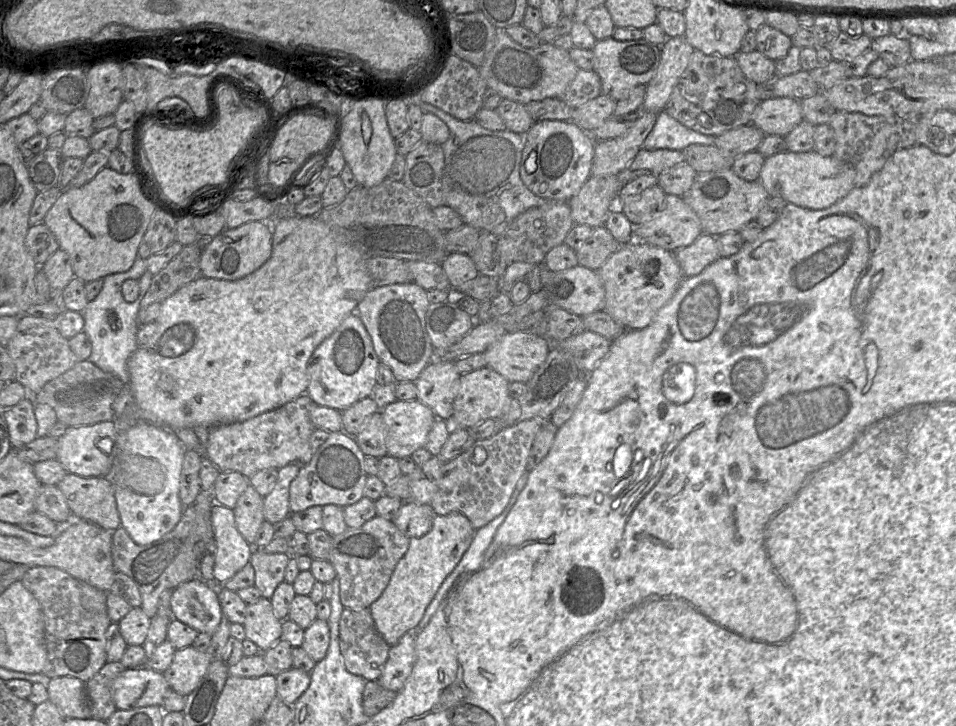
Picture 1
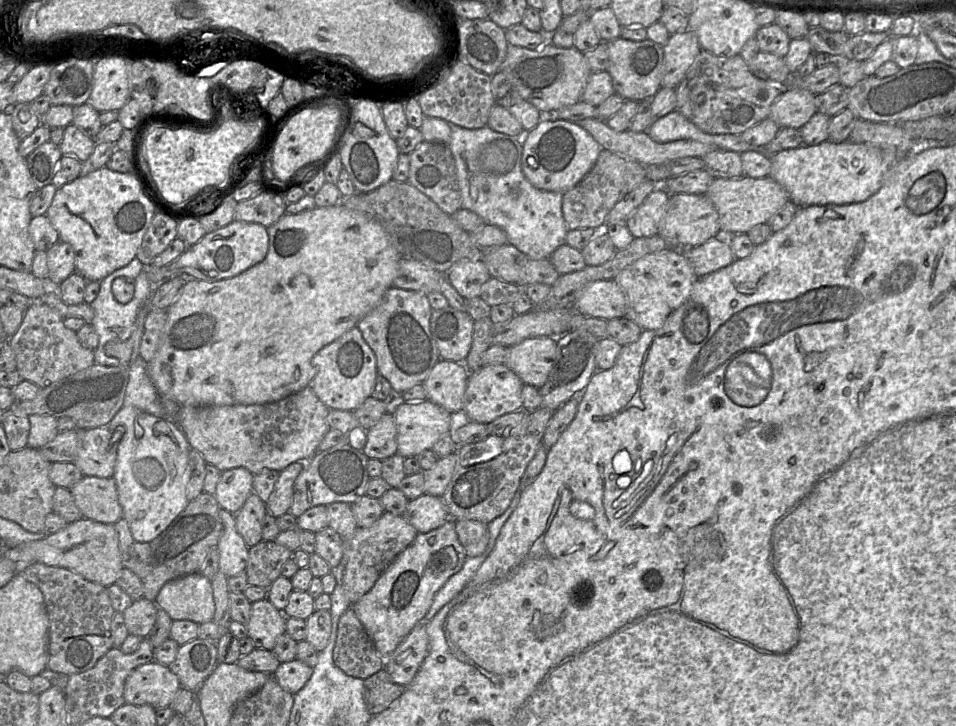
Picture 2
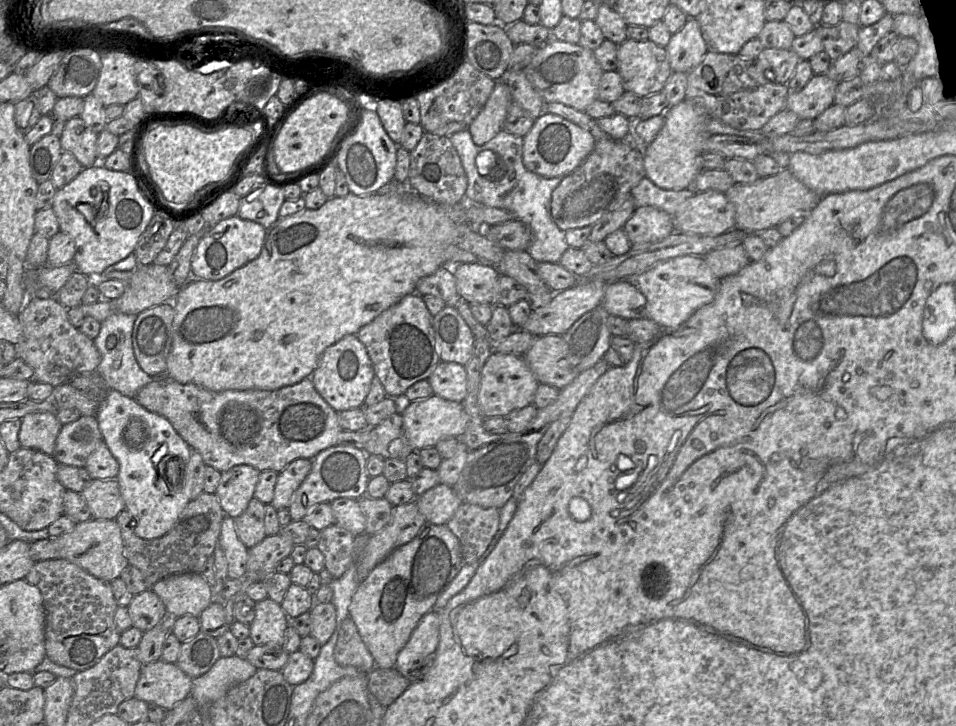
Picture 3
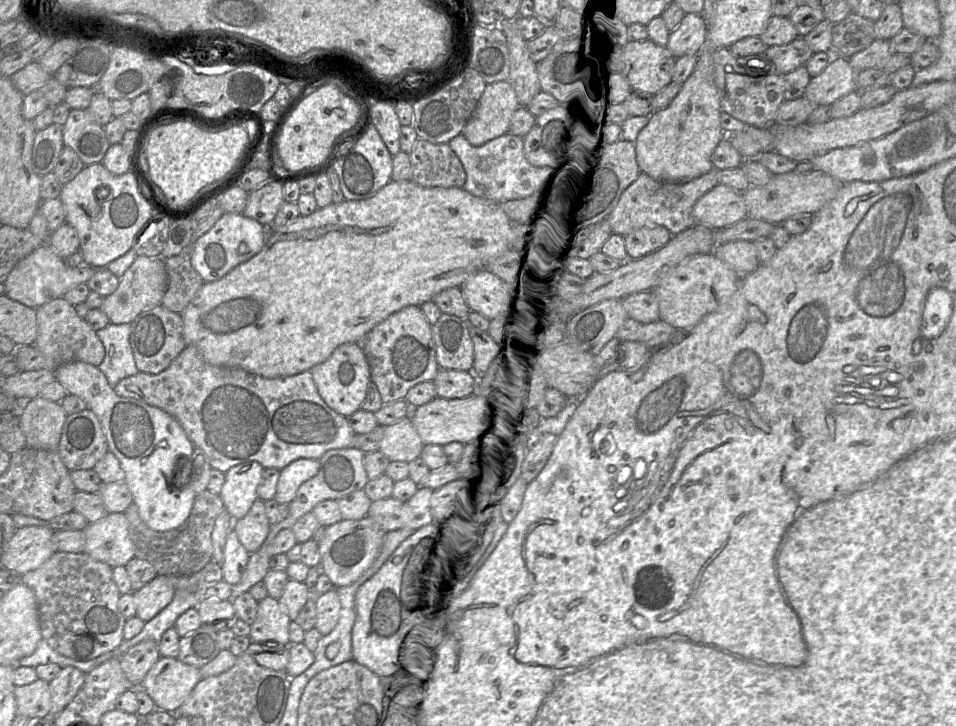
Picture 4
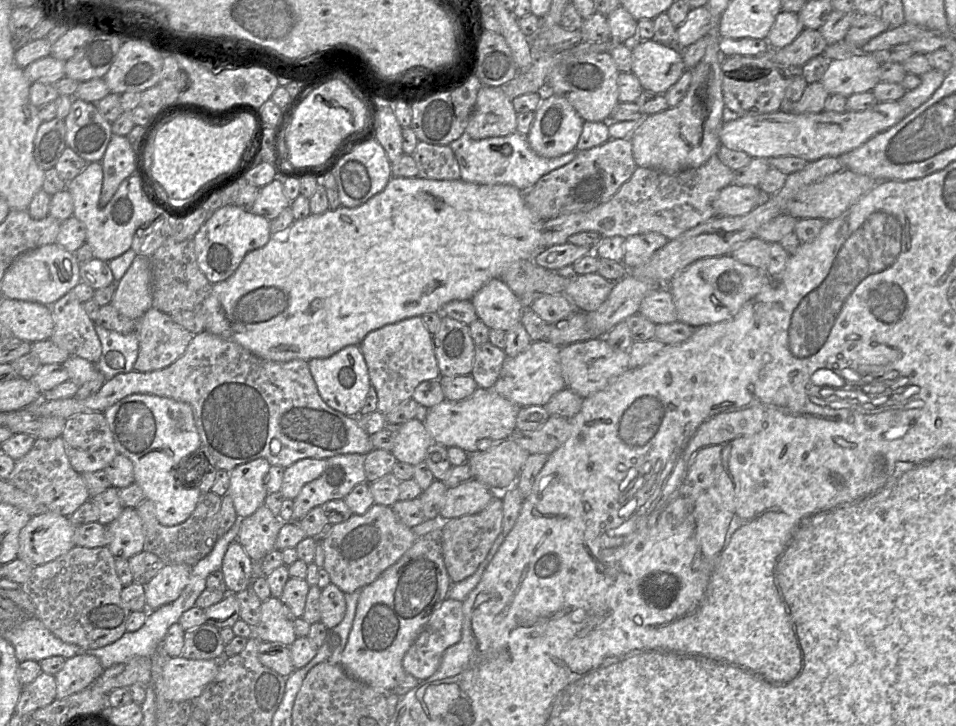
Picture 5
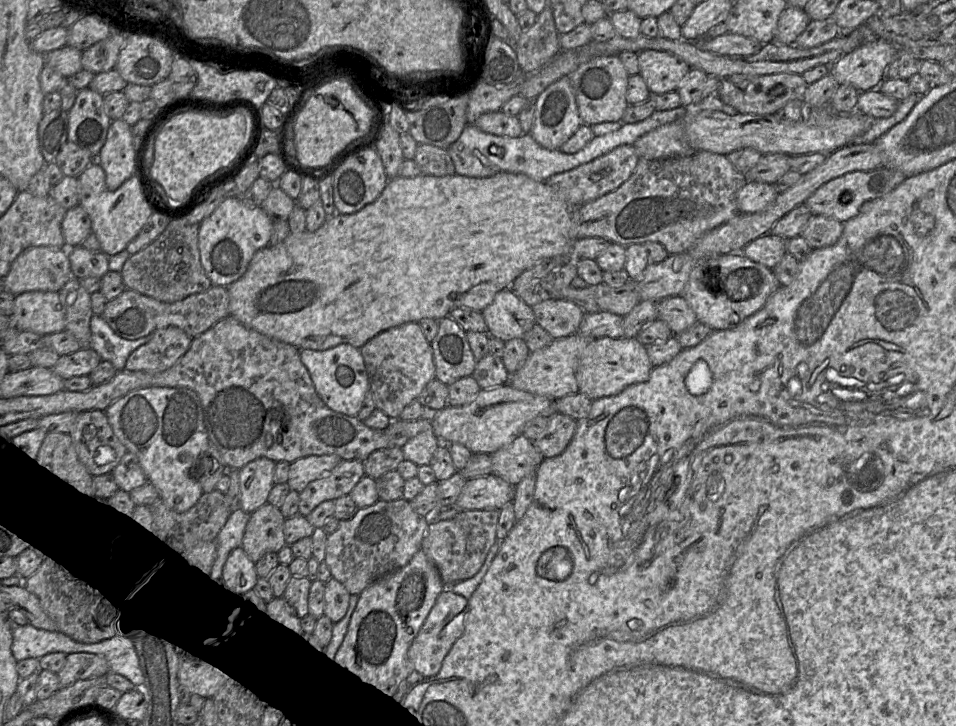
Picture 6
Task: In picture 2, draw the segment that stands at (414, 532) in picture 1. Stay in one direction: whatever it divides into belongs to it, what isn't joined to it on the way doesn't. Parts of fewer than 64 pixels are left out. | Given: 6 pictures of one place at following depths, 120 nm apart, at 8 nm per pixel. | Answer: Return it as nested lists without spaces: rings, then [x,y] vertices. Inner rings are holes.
[[[423,494],[416,499],[410,500],[402,516],[418,533],[429,532],[451,519],[442,498],[429,494]]]

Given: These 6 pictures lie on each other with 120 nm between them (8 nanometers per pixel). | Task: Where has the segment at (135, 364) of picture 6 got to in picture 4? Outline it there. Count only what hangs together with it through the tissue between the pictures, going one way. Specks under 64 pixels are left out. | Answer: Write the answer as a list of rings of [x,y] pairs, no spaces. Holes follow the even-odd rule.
[[[162,304],[140,313],[131,323],[130,345],[140,372],[159,374],[178,357],[187,346],[183,337],[183,319]]]

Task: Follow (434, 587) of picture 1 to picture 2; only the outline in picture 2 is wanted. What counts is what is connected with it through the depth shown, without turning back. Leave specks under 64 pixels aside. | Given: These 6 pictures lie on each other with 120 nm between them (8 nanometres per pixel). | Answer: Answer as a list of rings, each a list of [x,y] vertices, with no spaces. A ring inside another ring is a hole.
[[[448,519],[436,529],[417,533],[413,542],[387,567],[371,590],[351,605],[382,658],[388,658],[414,626],[425,621],[436,593],[462,568],[466,558],[455,530],[455,521]]]

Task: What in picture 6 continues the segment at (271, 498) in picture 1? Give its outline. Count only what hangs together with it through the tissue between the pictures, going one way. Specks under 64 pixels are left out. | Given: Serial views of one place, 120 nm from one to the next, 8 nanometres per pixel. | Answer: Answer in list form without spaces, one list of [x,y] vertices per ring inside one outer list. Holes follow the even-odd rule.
[[[310,455],[290,464],[288,485],[297,492],[312,481],[331,471],[342,461],[337,455]]]

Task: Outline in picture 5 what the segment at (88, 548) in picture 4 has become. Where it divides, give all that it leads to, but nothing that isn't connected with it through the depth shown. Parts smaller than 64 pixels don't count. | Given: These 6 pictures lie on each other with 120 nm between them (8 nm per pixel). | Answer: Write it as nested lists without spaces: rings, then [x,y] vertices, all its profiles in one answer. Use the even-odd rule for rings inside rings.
[[[124,508],[122,513],[107,525],[107,547],[114,557],[130,559],[144,549],[142,523],[135,508]]]

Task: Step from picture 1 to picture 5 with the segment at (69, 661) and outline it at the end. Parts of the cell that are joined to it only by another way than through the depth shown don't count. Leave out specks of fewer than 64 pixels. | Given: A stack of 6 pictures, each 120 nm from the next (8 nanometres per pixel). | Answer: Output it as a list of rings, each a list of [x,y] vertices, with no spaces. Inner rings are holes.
[[[74,546],[55,560],[34,567],[28,580],[20,586],[34,604],[34,617],[63,642],[84,649],[97,649],[109,645],[126,632],[126,623],[131,611],[121,599],[122,588],[115,569],[115,557],[106,546],[97,548]]]

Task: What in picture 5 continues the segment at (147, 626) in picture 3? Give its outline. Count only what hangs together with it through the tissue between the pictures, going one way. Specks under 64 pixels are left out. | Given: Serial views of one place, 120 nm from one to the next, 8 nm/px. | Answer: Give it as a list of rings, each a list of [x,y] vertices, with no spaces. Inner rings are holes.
[[[166,564],[144,585],[146,610],[156,610],[177,599],[189,581],[192,567],[187,564]]]

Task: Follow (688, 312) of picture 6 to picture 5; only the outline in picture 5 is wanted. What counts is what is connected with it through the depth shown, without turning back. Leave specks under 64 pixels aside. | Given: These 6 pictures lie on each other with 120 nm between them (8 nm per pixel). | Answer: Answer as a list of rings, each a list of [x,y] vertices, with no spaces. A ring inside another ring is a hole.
[[[667,287],[652,289],[642,300],[638,314],[656,325],[678,321],[673,295]]]

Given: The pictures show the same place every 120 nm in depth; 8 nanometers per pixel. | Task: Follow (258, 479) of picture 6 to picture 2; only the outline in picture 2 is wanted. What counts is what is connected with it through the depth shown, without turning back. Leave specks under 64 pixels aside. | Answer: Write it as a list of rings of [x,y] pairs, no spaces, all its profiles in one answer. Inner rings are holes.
[[[246,468],[223,471],[216,486],[215,498],[222,509],[237,513],[253,493],[254,475]]]

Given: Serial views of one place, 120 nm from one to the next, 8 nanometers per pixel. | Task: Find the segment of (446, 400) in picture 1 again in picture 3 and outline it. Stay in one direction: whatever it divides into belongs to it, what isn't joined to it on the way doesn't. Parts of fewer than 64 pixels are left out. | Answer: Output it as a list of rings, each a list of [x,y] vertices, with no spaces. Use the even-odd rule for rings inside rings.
[[[439,362],[427,379],[434,395],[461,403],[467,395],[467,373],[457,363]]]

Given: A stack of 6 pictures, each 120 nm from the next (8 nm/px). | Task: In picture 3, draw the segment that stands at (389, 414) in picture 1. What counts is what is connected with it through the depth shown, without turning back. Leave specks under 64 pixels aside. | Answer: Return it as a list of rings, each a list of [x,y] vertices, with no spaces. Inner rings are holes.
[[[434,394],[426,399],[411,402],[401,416],[405,436],[414,451],[433,448],[443,439],[460,438],[468,423],[468,415],[461,403],[444,400]]]

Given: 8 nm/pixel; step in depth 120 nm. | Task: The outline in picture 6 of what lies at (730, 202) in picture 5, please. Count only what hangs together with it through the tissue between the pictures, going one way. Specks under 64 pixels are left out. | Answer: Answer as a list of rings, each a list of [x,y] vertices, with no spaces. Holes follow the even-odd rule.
[[[748,181],[737,193],[738,210],[742,214],[763,211],[774,202],[778,194],[773,184]]]

